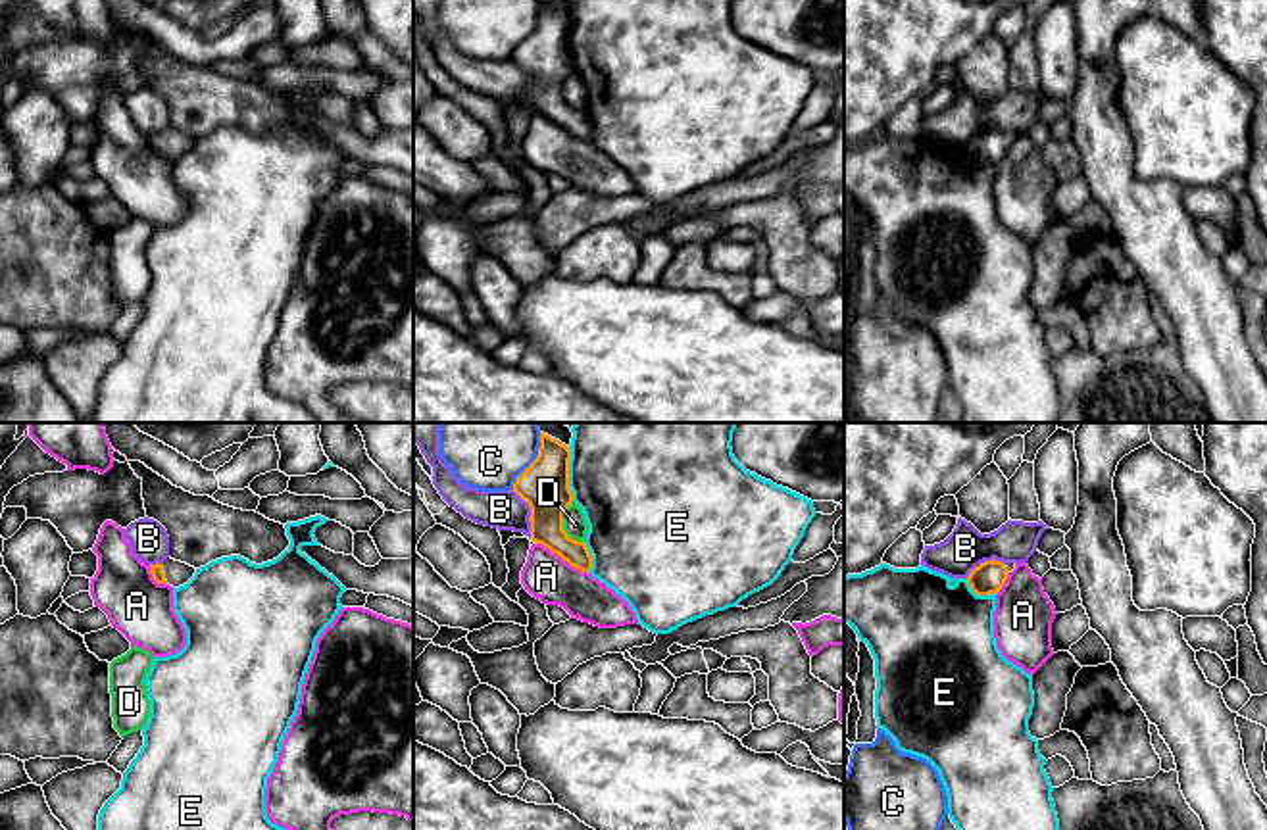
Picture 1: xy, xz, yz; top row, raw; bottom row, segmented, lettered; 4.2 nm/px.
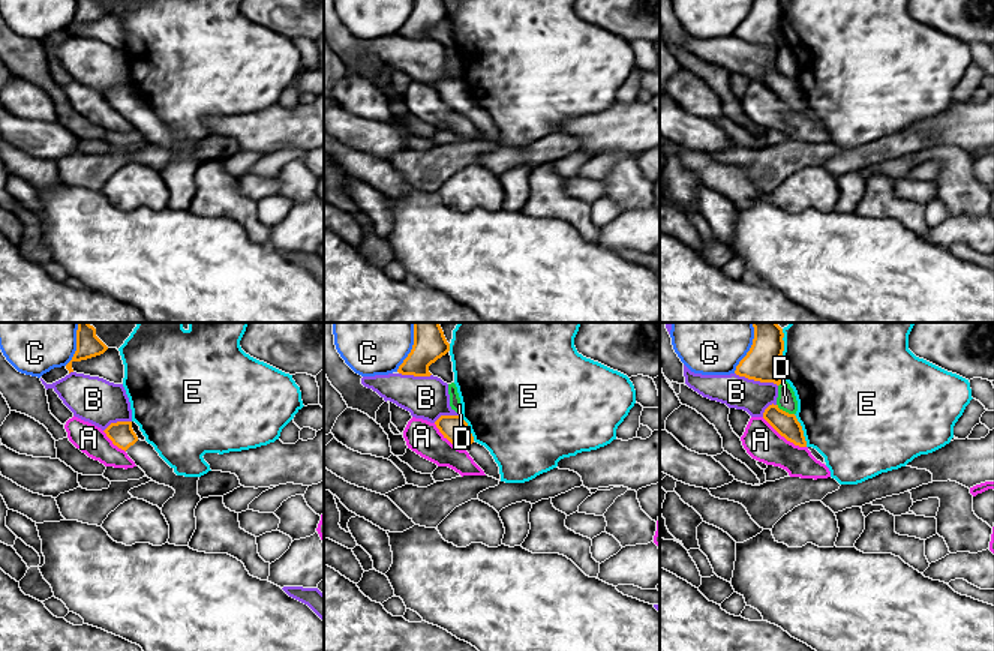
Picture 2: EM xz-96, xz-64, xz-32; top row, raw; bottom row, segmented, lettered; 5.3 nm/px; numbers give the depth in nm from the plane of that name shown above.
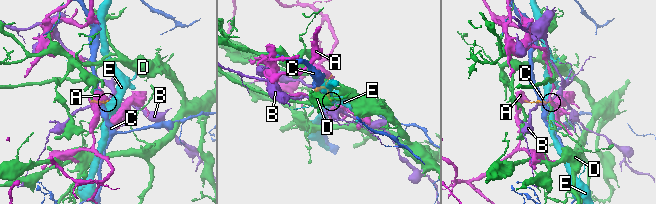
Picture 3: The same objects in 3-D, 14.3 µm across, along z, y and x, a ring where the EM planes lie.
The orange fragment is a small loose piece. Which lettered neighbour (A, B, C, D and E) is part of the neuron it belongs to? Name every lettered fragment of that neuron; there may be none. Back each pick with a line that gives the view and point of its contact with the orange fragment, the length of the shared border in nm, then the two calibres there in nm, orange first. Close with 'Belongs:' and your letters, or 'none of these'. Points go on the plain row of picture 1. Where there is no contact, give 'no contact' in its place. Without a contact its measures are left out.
Belongs: none of these

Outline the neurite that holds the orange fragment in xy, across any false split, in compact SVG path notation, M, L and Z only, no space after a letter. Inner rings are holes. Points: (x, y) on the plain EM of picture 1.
M167 127L163 133L150 134L150 142L158 154L179 158L194 146L196 138Z

